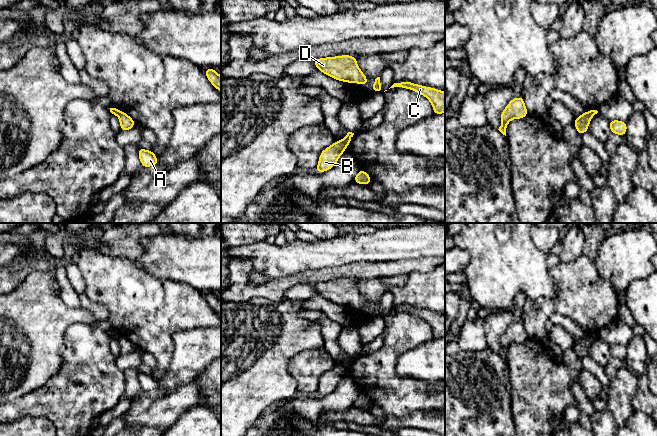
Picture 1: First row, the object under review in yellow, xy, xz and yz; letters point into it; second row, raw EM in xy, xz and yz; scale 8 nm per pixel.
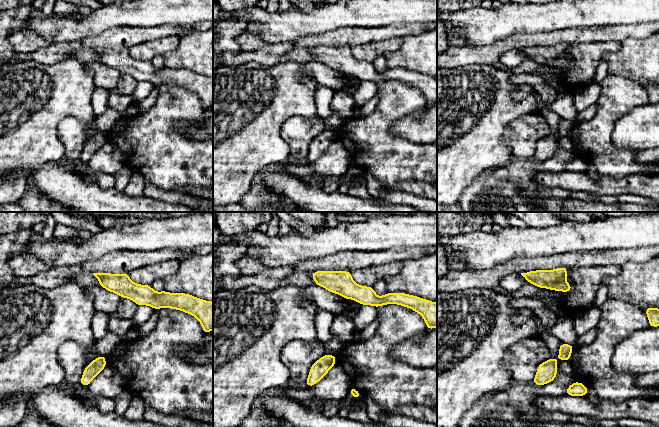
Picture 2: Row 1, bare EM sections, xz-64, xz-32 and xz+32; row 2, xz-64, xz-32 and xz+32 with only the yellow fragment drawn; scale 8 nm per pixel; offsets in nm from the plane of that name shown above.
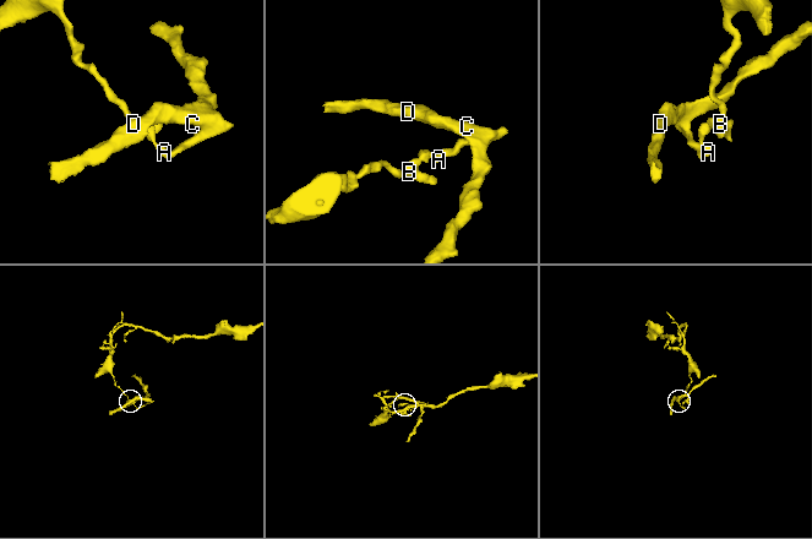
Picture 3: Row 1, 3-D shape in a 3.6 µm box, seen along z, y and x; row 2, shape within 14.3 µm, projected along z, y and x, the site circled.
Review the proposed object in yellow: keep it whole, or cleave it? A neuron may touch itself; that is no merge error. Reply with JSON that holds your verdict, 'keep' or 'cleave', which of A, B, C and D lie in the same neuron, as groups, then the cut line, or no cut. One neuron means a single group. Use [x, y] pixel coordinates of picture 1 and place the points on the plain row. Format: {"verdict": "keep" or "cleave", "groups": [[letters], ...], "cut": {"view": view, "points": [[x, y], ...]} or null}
{"verdict": "cleave", "groups": [["A", "C", "D"], ["B"]], "cut": {"view": "xz", "points": [[341, 364], [346, 370]]}}

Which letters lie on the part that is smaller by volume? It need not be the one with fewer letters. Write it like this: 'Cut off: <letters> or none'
Cut off: A, C, D

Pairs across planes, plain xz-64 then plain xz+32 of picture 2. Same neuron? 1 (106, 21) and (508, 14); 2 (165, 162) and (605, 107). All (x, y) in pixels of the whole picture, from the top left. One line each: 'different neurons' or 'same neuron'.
1: same neuron
2: same neuron

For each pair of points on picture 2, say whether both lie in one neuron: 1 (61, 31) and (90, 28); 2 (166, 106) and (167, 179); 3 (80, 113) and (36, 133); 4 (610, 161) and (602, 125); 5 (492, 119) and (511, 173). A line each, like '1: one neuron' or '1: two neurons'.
1: one neuron
2: one neuron
3: one neuron
4: one neuron
5: two neurons

